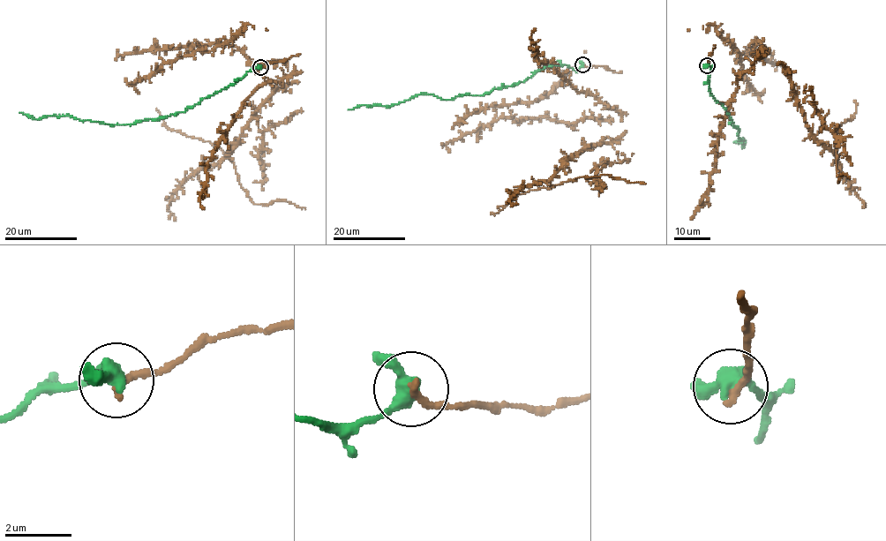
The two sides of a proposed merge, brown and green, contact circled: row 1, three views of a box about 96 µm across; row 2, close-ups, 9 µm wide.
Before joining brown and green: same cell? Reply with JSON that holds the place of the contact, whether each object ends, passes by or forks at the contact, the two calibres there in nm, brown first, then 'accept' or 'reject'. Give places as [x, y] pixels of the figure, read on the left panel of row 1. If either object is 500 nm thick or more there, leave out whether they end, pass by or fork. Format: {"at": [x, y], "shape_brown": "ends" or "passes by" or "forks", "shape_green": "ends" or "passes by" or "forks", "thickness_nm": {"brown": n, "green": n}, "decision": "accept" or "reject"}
{"at": [260, 67], "shape_brown": "ends", "shape_green": "passes by", "thickness_nm": {"brown": 240, "green": 440}, "decision": "accept"}

